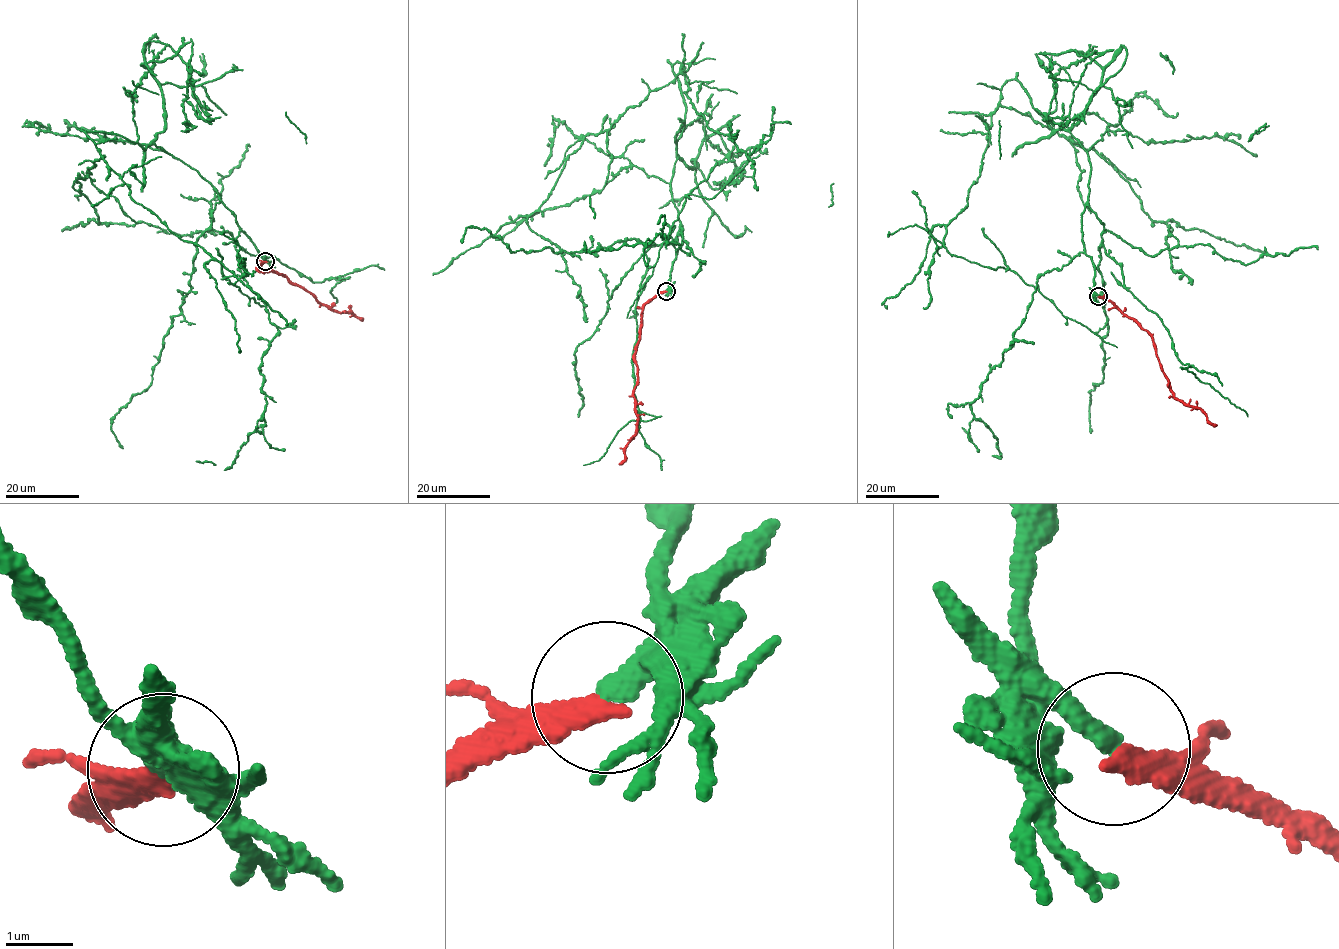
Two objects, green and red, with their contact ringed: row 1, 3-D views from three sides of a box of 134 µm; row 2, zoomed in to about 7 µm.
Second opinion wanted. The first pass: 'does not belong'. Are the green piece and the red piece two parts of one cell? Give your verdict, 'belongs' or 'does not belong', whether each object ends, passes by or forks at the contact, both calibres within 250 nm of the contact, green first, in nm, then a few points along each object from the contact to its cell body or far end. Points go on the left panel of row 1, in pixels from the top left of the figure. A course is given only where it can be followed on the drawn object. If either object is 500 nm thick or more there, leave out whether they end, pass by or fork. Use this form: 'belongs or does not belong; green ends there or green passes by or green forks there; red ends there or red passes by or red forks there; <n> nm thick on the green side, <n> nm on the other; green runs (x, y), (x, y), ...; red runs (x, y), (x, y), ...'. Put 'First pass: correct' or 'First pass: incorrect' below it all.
does not belong; green ends there; red ends there; 320 nm thick on the green side, 340 nm on the other; green runs (266, 261), (196, 170), (154, 144), (85, 132), (133, 200), (238, 278), (244, 267), (223, 279), (265, 306); red runs (266, 261), (261, 269), (264, 271), (272, 269), (282, 273), (318, 301), (342, 312), (351, 311), (361, 318)
First pass: correct

